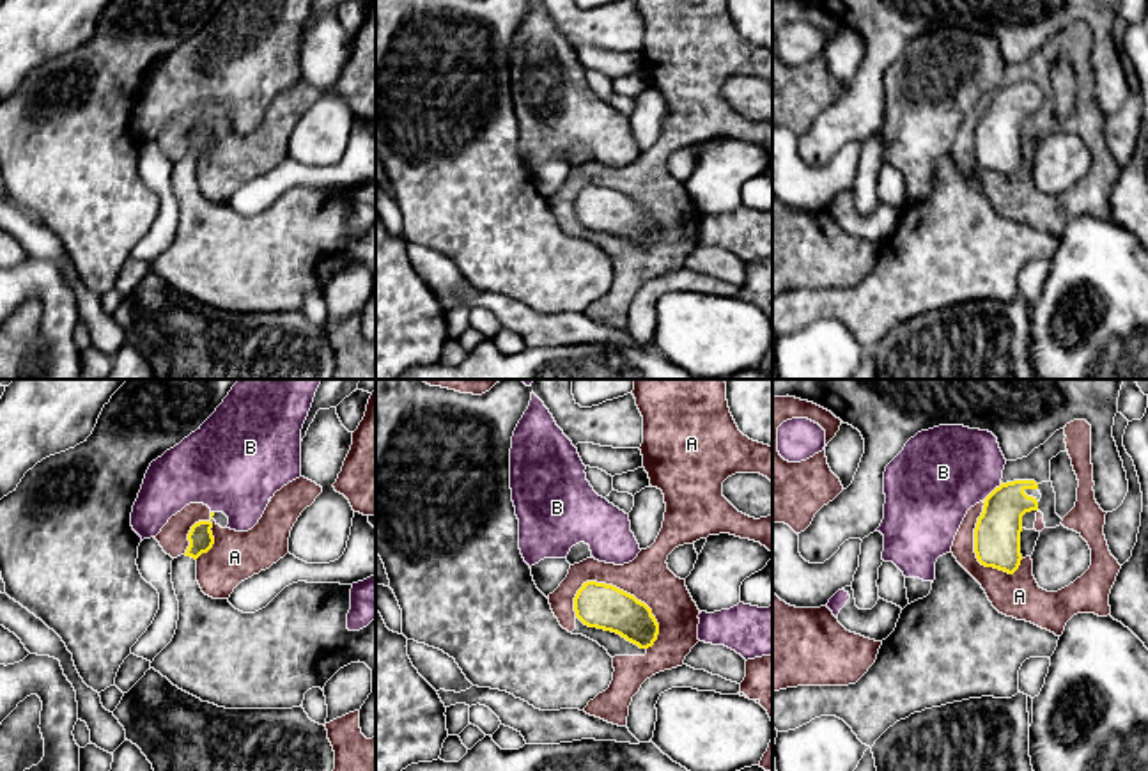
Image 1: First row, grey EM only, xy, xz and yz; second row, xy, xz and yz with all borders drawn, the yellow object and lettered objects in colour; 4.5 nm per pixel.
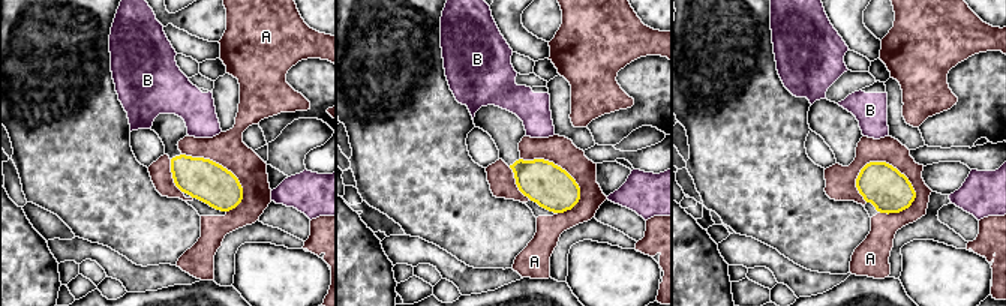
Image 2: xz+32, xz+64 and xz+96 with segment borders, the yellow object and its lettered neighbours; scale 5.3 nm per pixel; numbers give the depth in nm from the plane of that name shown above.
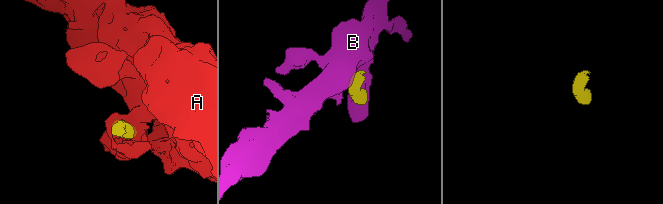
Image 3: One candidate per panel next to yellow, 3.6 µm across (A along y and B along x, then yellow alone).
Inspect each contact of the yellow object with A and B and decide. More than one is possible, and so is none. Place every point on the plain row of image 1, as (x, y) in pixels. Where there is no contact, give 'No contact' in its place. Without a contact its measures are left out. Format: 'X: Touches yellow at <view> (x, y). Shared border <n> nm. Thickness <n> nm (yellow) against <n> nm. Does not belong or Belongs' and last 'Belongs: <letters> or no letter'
A: Touches yellow at xz (633, 199). Shared border 440 nm. Thickness 200 nm (yellow) against 200 nm. Does not belong
B: Touches yellow at yz (991, 96). Shared border 130 nm. Thickness 200 nm (yellow) against 400 nm. Does not belong
Belongs: no letter

